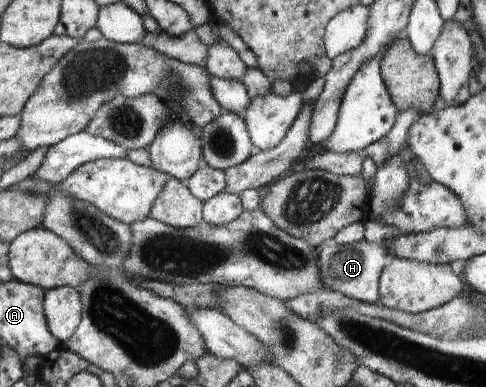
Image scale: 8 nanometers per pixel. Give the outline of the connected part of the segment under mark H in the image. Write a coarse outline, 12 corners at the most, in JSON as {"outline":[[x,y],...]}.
{"outline":[[382,243],[317,249],[321,282],[374,305],[380,272],[393,260]]}

